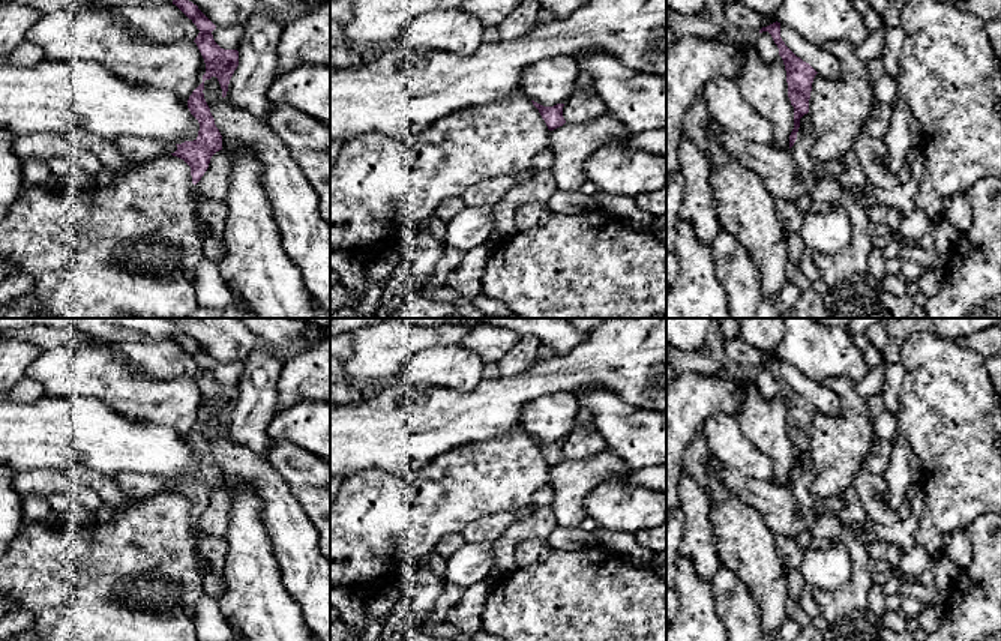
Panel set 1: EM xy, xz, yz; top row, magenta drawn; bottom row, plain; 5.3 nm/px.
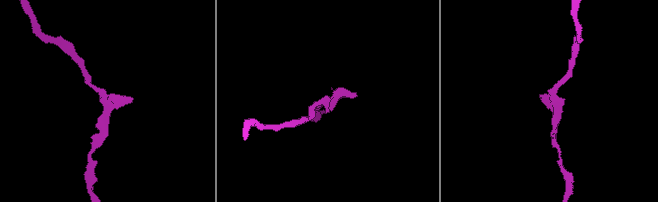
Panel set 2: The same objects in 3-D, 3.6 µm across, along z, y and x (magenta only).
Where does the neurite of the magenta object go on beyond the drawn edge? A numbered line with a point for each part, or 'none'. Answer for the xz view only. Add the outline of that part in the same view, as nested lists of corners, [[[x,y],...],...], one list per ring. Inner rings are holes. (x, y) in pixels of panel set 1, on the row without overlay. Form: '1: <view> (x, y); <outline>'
none

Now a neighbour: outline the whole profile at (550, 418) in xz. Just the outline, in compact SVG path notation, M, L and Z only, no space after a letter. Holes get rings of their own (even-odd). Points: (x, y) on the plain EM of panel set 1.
M548 393L524 407L521 428L543 443L564 440L576 428L578 411L579 402L575 393Z

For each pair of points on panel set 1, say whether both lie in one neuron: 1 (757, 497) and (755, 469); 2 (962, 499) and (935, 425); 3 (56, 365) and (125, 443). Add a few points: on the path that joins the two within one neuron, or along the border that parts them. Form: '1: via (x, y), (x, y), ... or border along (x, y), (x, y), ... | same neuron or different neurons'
1: border along (722, 464), (752, 478), (772, 481) | different neurons
2: via (962, 481), (962, 452), (953, 443) | same neuron
3: border along (51, 395), (96, 397), (119, 412) | different neurons

